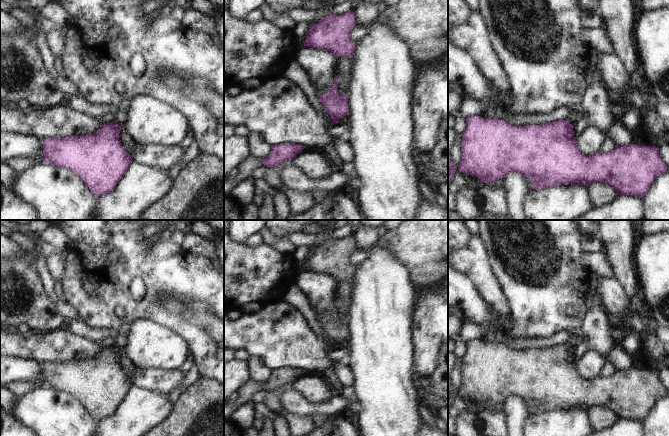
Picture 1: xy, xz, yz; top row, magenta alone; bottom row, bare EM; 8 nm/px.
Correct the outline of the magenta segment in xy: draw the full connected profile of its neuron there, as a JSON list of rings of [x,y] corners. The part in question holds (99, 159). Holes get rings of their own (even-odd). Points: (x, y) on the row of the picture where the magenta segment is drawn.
[[[116,121],[102,124],[90,135],[43,140],[43,162],[66,168],[77,174],[97,197],[113,191],[133,162],[130,154],[119,141],[121,126]]]

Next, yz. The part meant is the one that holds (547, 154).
[[[470,116],[465,118],[465,121],[467,126],[461,134],[463,156],[458,165],[458,170],[479,177],[485,185],[497,179],[505,178],[510,172],[517,172],[524,176],[526,180],[531,179],[533,188],[537,190],[570,183],[582,183],[589,187],[593,182],[606,182],[619,195],[634,195],[643,198],[653,181],[667,172],[667,166],[661,159],[658,148],[652,146],[631,144],[629,146],[617,146],[609,154],[601,151],[593,155],[581,153],[574,137],[573,125],[567,120],[527,126],[512,126],[504,120],[484,119],[481,116]]]

